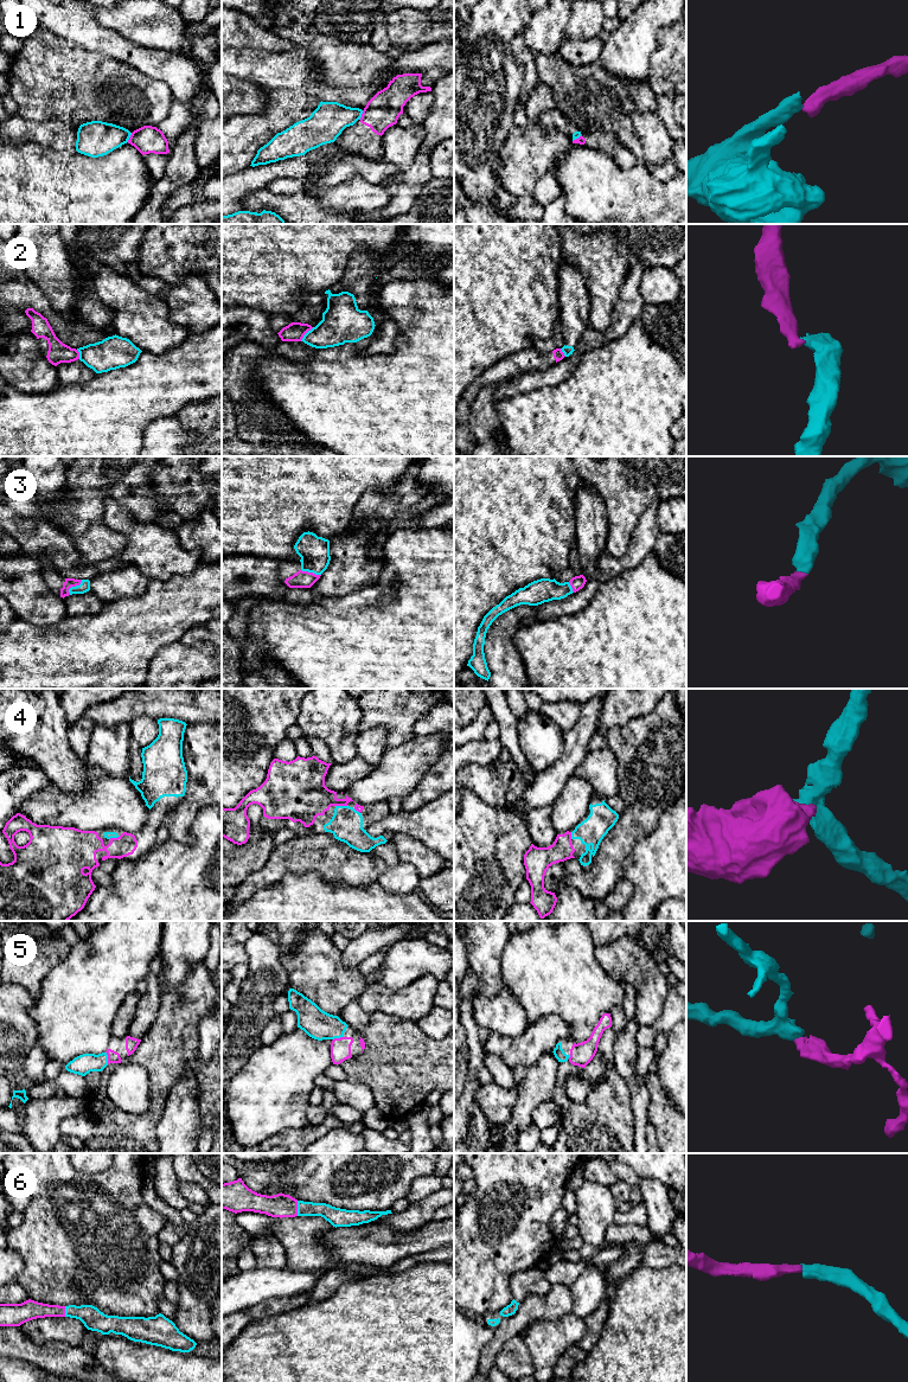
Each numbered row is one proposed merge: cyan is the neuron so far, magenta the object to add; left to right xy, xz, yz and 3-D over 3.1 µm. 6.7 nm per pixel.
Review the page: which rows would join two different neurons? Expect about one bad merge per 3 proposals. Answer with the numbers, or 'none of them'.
1, 2

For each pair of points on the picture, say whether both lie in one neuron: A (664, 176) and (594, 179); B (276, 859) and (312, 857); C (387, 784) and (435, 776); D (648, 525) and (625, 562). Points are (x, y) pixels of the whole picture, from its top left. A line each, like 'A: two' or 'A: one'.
A: two
B: one
C: two
D: one

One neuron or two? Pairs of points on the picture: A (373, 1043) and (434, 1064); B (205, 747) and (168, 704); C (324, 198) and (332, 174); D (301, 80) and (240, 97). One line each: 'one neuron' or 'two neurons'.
A: one neuron
B: two neurons
C: two neurons
D: two neurons

